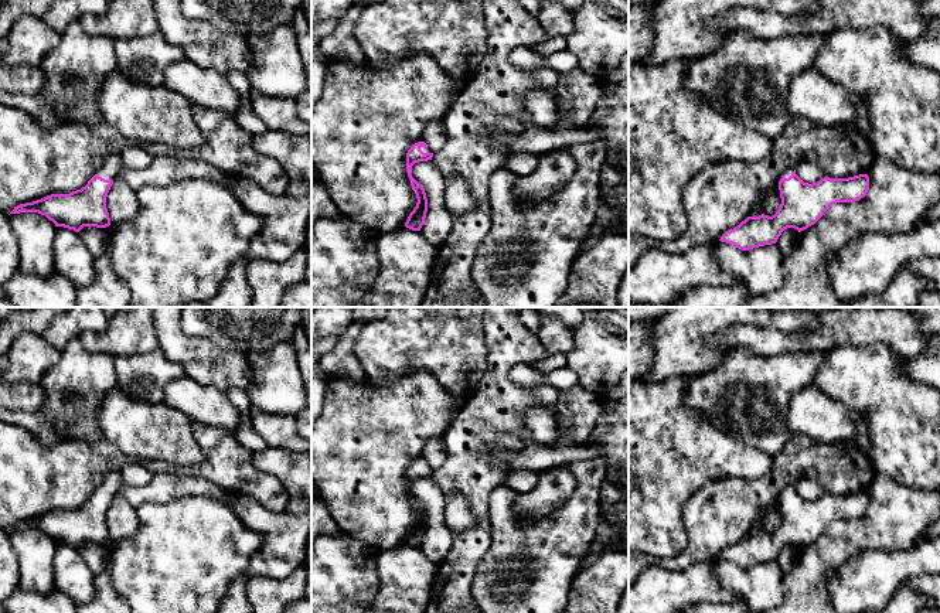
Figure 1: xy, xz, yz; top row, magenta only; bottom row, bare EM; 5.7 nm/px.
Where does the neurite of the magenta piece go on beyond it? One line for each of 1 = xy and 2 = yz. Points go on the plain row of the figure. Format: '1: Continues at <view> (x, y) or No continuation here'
1: Continues at xy (112, 483)
2: Continues at yz (789, 487)

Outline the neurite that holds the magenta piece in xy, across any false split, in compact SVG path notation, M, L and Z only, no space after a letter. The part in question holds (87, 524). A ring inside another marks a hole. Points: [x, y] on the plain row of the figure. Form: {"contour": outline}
{"contour": "M110 471L81 507L69 511L51 511L33 520L20 521L10 531L38 529L52 538L55 544L75 549L84 544L106 545L110 542L106 514L120 488L120 471Z"}

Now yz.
{"contour": "M787 484L779 498L781 521L772 534L747 534L719 558L742 568L776 561L781 549L794 545L798 549L814 542L837 520L854 520L869 507L868 491L848 495L824 494L817 500L804 500L793 484Z"}

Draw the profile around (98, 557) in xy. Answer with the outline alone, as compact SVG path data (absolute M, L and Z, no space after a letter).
M84 544L79 549L84 561L91 566L95 573L109 572L110 562L110 546L96 545L96 544Z

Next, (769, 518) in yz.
M779 503L773 507L764 508L759 518L750 525L749 534L774 532L781 521Z

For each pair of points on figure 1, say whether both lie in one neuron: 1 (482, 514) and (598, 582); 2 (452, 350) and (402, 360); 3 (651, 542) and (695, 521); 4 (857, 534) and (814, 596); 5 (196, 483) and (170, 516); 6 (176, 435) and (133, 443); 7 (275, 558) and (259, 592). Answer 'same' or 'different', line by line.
1: different
2: same
3: different
4: same
5: different
6: same
7: different

